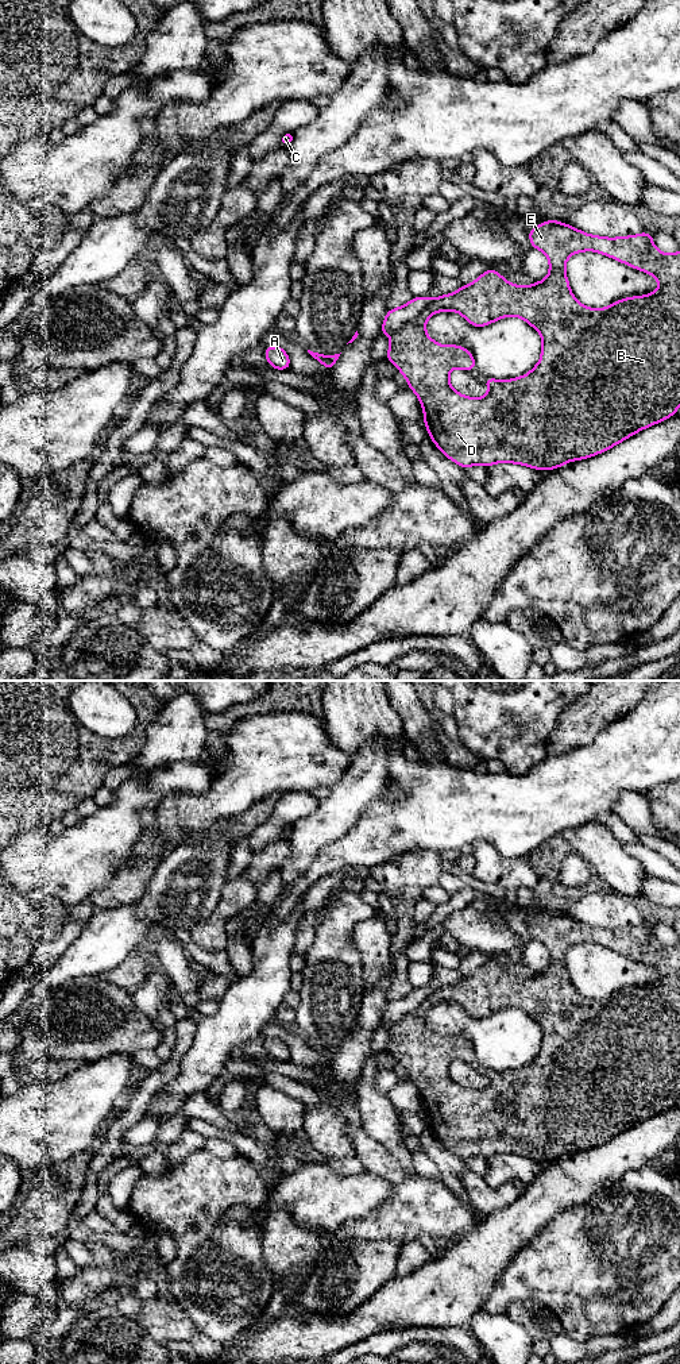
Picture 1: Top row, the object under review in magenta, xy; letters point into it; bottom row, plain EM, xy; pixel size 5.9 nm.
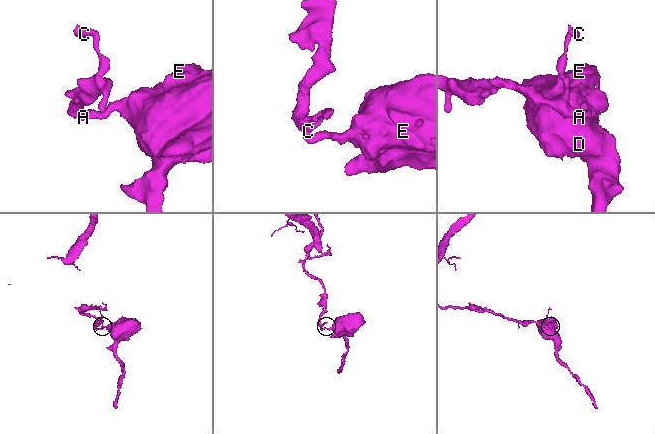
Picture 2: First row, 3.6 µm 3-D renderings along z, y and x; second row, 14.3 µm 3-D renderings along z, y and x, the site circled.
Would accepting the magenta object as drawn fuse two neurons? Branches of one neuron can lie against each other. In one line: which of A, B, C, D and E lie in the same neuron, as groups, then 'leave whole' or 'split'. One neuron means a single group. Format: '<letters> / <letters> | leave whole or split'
A C / B D E | split

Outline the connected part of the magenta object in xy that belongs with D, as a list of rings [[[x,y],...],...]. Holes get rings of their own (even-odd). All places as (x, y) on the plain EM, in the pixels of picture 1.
[[[553,910],[529,921],[529,932],[533,940],[542,943],[549,951],[549,966],[542,972],[534,974],[530,978],[514,976],[506,972],[503,967],[501,967],[497,962],[490,959],[472,975],[463,976],[453,985],[438,987],[430,991],[416,1010],[405,1014],[394,1025],[390,1026],[390,1039],[387,1041],[386,1049],[403,1066],[409,1079],[417,1086],[424,1101],[424,1114],[428,1121],[429,1129],[445,1148],[464,1160],[475,1156],[484,1156],[490,1159],[495,1155],[503,1153],[523,1156],[537,1161],[555,1161],[568,1153],[587,1151],[596,1145],[602,1145],[606,1141],[610,1141],[615,1136],[629,1130],[631,1126],[642,1122],[644,1120],[652,1118],[671,1107],[675,1107],[677,1099],[680,1098],[680,941],[675,945],[662,945],[653,936],[653,928],[646,922],[631,928],[604,929],[586,925],[565,914],[555,913]],[[582,943],[596,943],[599,945],[614,949],[618,953],[626,955],[633,960],[652,966],[658,972],[658,980],[653,985],[648,985],[646,987],[622,990],[602,1001],[584,998],[577,993],[576,989],[572,987],[572,982],[565,967],[565,955],[568,949],[572,945]],[[443,1002],[459,1003],[471,1017],[475,1017],[478,1020],[488,1017],[502,1009],[521,1009],[522,1012],[529,1014],[542,1029],[541,1049],[538,1055],[528,1066],[518,1070],[505,1072],[484,1070],[483,1074],[488,1078],[488,1084],[484,1088],[475,1090],[460,1086],[449,1075],[449,1063],[452,1060],[464,1060],[470,1063],[472,1060],[476,1060],[476,1056],[472,1044],[465,1041],[463,1037],[443,1037],[428,1028],[425,1020],[428,1010],[436,1003]]]

